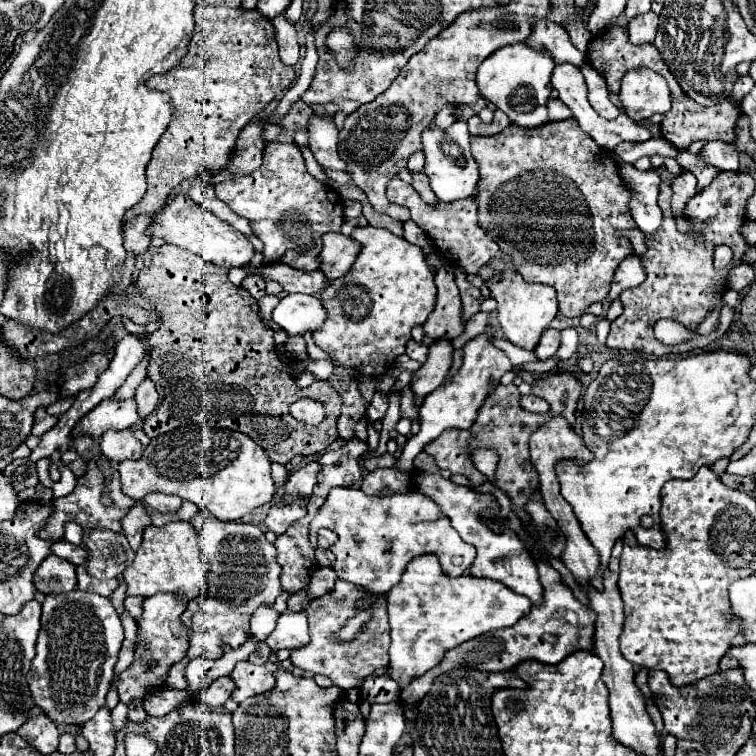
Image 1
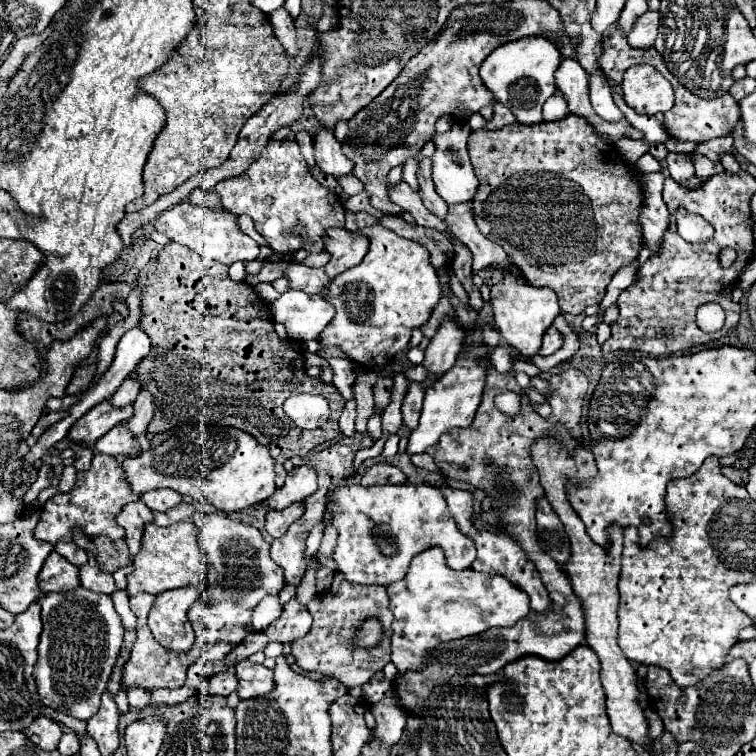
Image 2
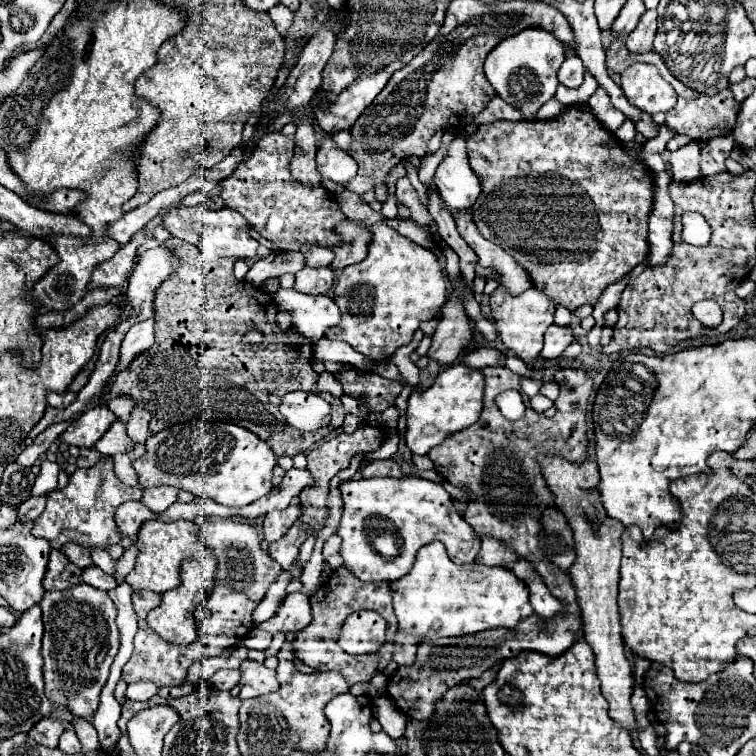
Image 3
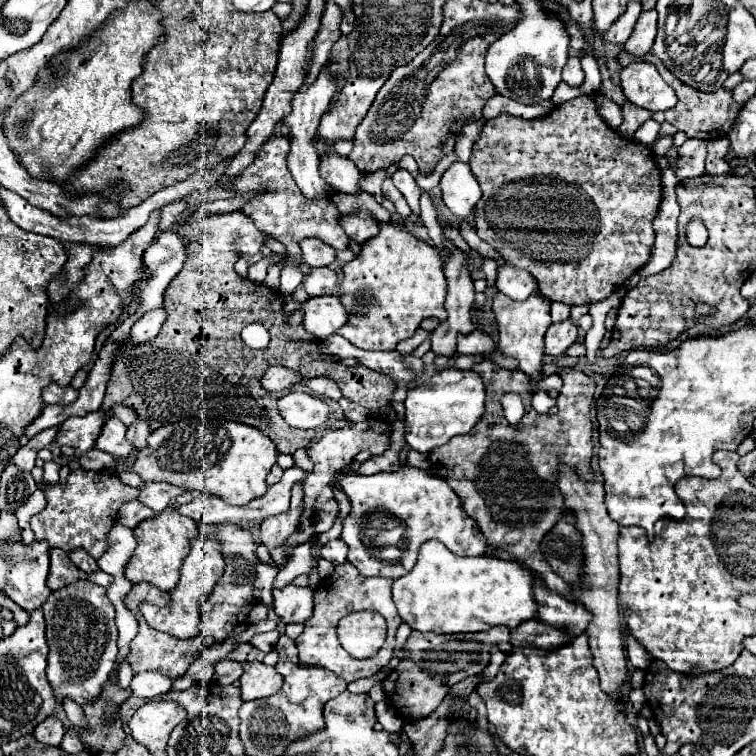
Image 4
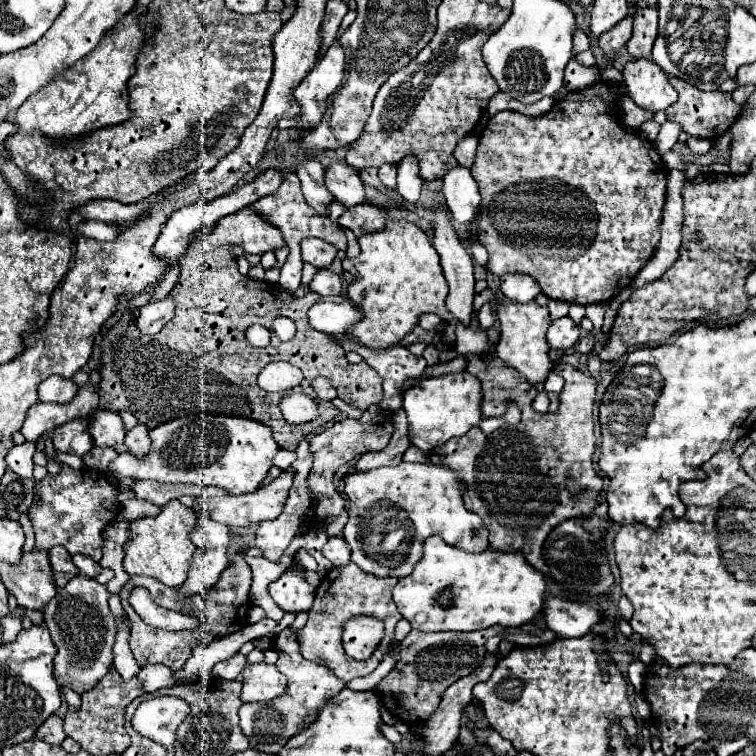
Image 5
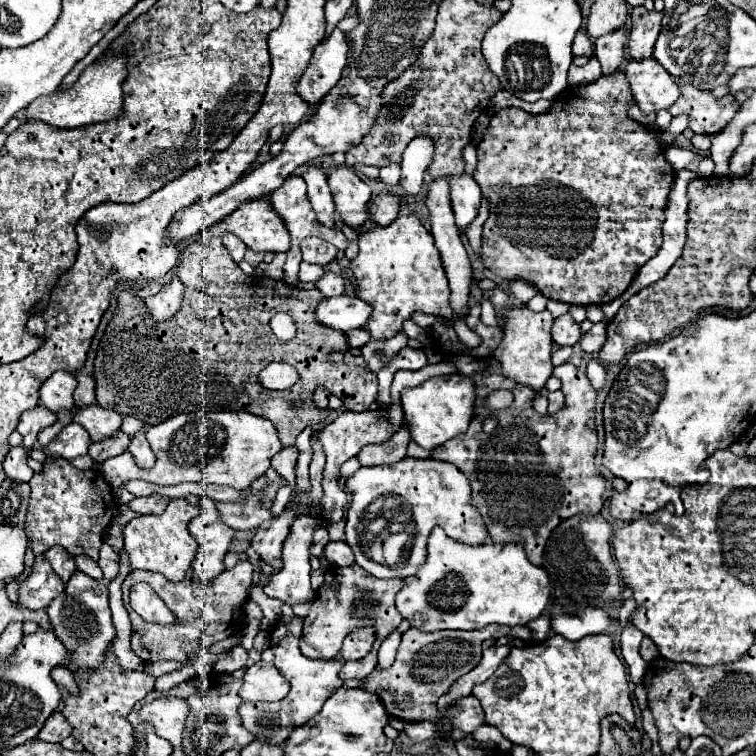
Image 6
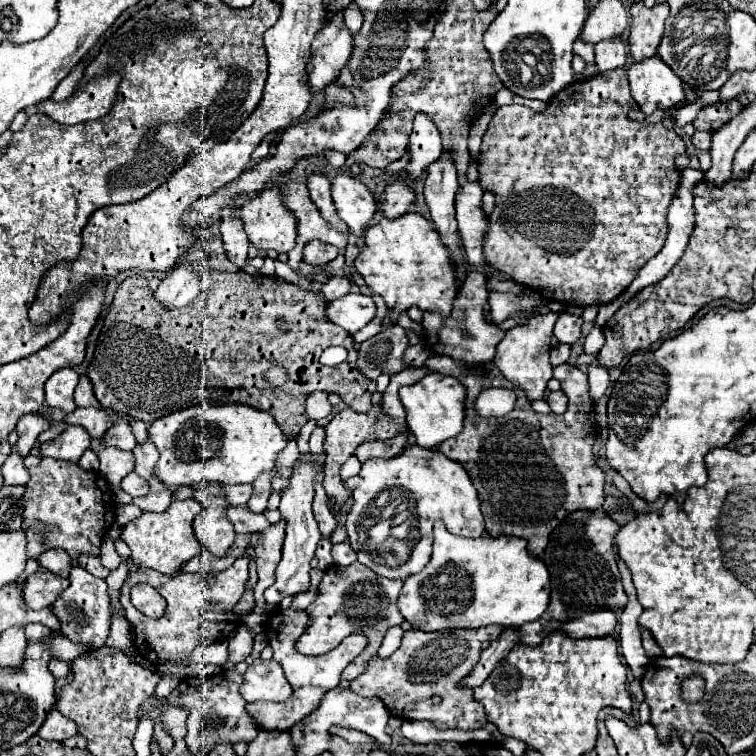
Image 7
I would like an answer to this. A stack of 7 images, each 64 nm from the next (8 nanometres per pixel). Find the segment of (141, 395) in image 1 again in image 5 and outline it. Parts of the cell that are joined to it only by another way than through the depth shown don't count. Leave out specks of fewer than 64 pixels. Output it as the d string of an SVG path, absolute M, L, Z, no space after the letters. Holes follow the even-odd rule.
M144 424L134 426L128 434L126 434L126 446L130 448L130 454L134 456L144 456L150 452L150 436L148 436L148 428Z

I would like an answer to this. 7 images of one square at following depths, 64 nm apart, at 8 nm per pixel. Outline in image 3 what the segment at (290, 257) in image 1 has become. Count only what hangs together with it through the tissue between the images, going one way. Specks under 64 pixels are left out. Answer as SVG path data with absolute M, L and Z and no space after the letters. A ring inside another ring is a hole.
M306 244L300 248L300 252L306 256L306 266L312 266L312 268L328 266L334 260L334 252L330 248L316 246L316 244Z

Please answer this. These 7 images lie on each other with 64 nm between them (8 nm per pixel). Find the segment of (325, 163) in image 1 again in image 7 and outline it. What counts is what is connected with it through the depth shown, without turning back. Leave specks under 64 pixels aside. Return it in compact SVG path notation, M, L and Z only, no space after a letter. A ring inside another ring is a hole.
M338 174L332 180L332 200L350 232L362 236L366 222L376 212L376 200L370 188L352 174Z

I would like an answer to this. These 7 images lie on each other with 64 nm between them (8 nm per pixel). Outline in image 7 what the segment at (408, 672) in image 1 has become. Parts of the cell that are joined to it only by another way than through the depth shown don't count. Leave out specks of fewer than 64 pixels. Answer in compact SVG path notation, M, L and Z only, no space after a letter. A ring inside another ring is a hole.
M442 522L434 524L434 544L430 562L414 576L408 576L404 588L398 596L400 614L416 630L436 632L452 628L482 628L488 624L500 626L522 626L526 622L538 620L548 608L550 600L550 576L542 560L532 558L526 550L526 542L514 536L482 536L482 538L464 538L454 536L446 530Z

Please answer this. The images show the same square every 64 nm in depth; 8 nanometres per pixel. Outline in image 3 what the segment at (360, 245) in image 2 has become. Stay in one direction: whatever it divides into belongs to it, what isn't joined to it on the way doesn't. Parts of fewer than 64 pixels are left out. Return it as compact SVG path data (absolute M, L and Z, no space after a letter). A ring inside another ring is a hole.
M344 220L344 222L336 224L336 234L340 236L342 246L332 248L332 252L336 254L336 258L330 264L332 270L338 270L342 266L346 268L350 264L364 260L364 256L368 252L368 244L372 240L372 234L368 232L368 228L364 224Z

